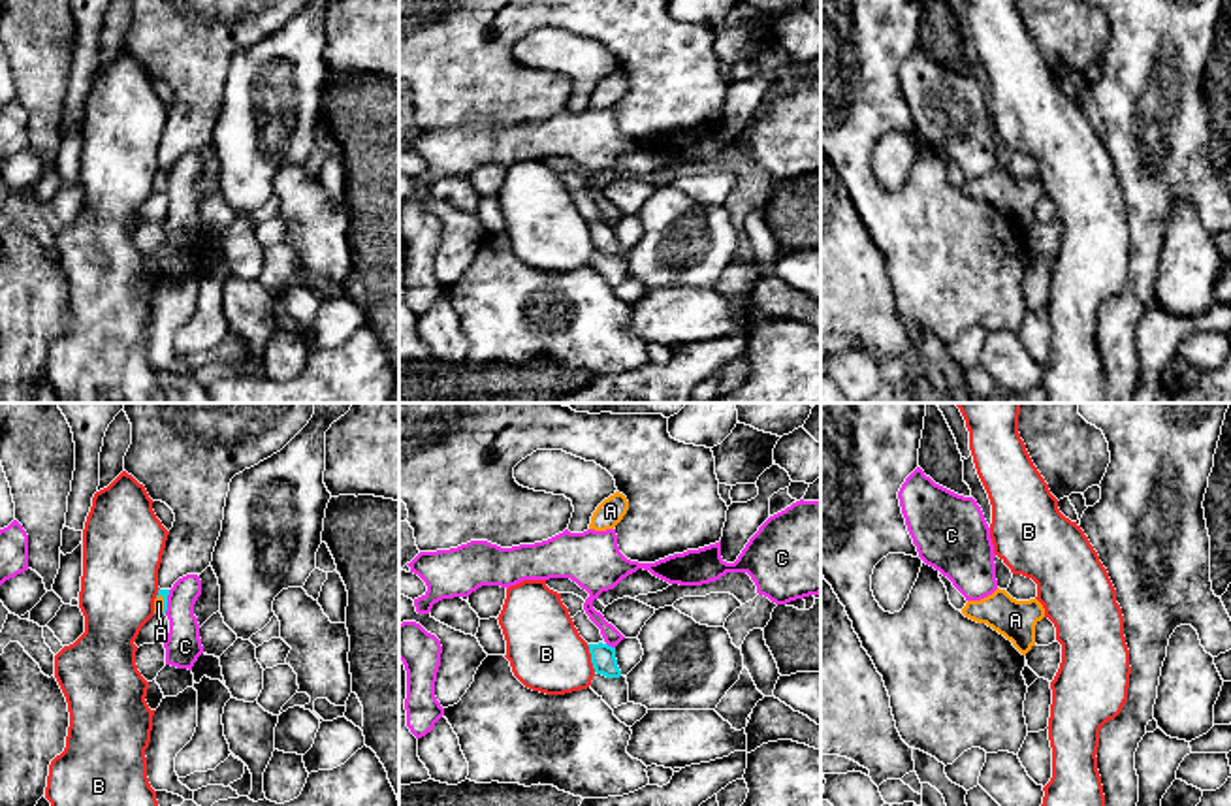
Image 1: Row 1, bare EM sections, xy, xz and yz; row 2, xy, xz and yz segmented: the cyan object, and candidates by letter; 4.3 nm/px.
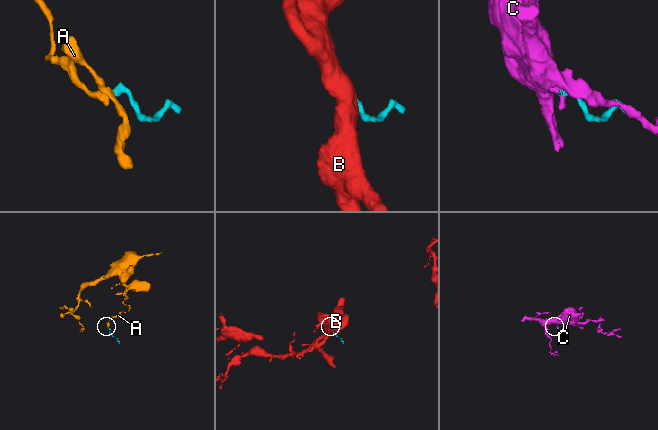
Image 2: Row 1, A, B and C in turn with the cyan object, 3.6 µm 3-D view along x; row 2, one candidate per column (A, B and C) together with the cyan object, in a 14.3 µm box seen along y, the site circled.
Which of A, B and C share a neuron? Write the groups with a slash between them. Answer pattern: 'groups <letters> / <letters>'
groups A / B / C

